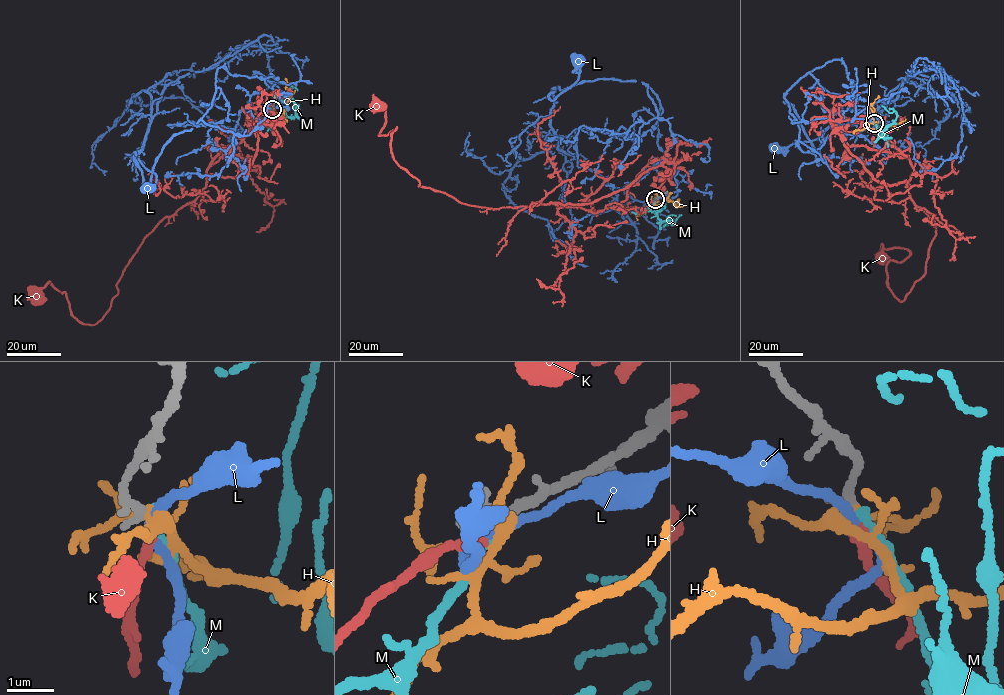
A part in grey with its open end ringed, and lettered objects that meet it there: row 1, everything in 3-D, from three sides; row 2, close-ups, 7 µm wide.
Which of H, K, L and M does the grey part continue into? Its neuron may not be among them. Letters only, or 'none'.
K

